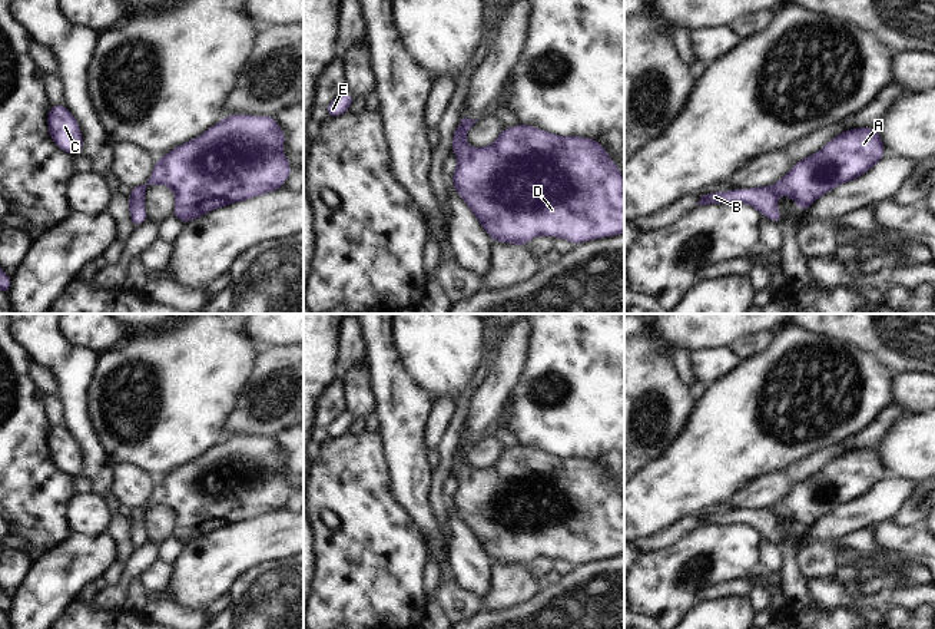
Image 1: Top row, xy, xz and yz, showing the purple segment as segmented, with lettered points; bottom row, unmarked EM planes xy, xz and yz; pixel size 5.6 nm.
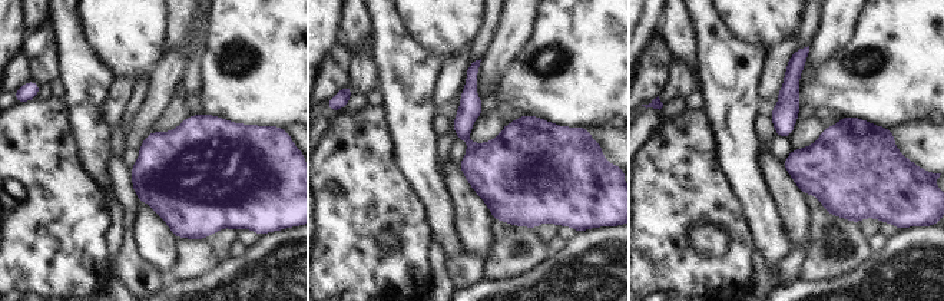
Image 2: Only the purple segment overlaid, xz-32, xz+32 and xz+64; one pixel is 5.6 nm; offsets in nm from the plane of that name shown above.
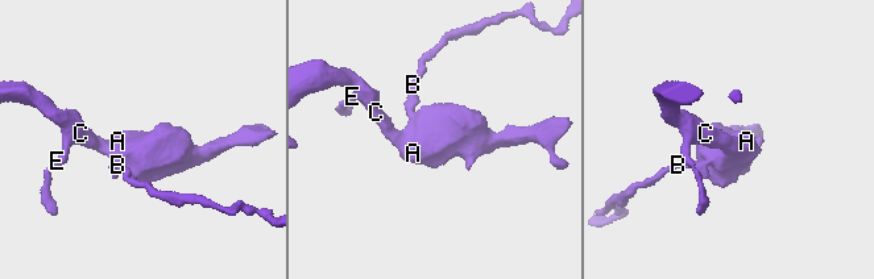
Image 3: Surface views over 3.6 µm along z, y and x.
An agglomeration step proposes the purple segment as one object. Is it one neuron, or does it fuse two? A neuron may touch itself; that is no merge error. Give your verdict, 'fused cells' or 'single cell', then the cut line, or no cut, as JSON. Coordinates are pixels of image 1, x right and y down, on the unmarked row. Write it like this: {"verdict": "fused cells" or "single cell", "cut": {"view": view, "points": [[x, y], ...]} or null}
{"verdict": "single cell", "cut": null}

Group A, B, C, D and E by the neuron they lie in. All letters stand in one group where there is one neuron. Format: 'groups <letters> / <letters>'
groups A B C D E

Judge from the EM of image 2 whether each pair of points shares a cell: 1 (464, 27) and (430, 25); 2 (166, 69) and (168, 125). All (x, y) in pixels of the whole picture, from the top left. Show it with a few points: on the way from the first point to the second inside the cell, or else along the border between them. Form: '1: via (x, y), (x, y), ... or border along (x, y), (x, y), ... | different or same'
1: via (456, 25), (439, 25) | same
2: border along (182, 79), (152, 131) | different

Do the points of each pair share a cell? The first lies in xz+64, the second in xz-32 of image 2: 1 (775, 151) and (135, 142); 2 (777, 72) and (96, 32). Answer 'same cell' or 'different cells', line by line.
1: different cells
2: different cells

